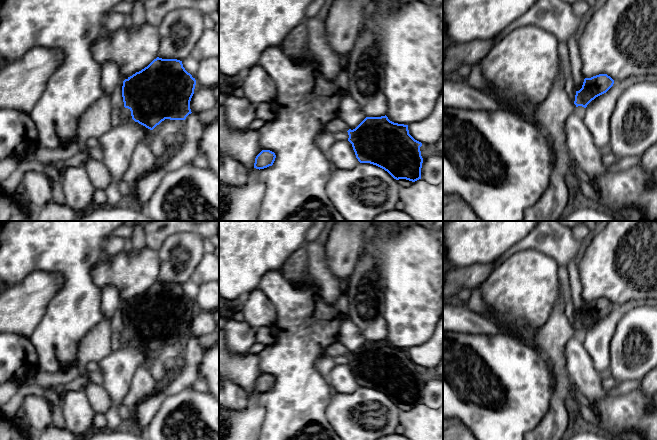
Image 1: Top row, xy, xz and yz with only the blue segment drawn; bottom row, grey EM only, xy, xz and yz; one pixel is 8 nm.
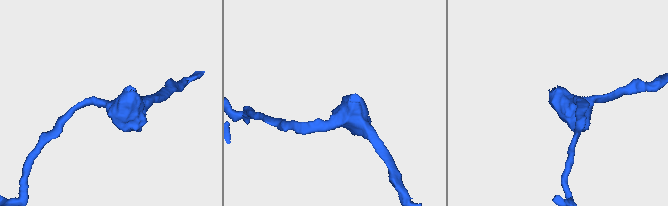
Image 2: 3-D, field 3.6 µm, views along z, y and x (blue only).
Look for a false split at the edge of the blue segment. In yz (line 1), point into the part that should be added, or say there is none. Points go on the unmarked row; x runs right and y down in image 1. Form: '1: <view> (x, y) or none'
1: none

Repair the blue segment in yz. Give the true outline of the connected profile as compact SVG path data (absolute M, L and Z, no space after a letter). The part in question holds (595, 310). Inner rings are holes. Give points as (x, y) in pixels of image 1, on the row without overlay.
M599 298L585 302L582 312L576 315L574 328L584 332L596 321L606 317L614 308L614 304L607 298Z

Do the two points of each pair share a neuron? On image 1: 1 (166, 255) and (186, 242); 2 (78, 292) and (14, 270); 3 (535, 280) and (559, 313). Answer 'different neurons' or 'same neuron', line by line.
1: same neuron
2: same neuron
3: different neurons

